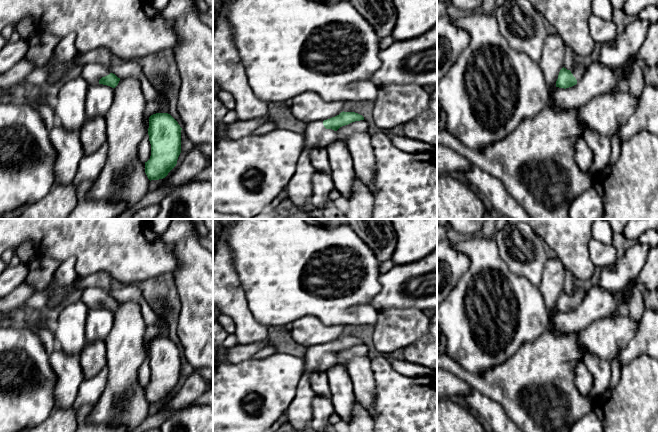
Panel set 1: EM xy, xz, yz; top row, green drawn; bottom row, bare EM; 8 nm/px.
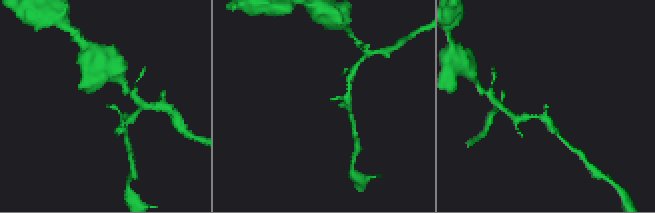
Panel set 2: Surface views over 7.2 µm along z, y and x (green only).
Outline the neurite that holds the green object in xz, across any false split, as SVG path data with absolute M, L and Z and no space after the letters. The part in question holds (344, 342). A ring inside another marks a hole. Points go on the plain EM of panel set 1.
M343 335L330 343L306 348L305 371L298 383L295 397L286 411L288 422L295 430L306 429L312 421L315 392L311 388L310 375L314 372L326 372L339 363L337 354L340 351L360 344L364 344L362 339Z

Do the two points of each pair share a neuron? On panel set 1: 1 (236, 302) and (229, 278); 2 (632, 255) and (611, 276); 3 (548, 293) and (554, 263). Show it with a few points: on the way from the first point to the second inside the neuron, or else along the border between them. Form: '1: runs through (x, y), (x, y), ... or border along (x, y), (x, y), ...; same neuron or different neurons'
1: runs through (230, 296), (225, 291), (225, 284); same neuron
2: runs through (630, 261), (617, 274); same neuron
3: runs through (551, 286), (554, 270); same neuron

